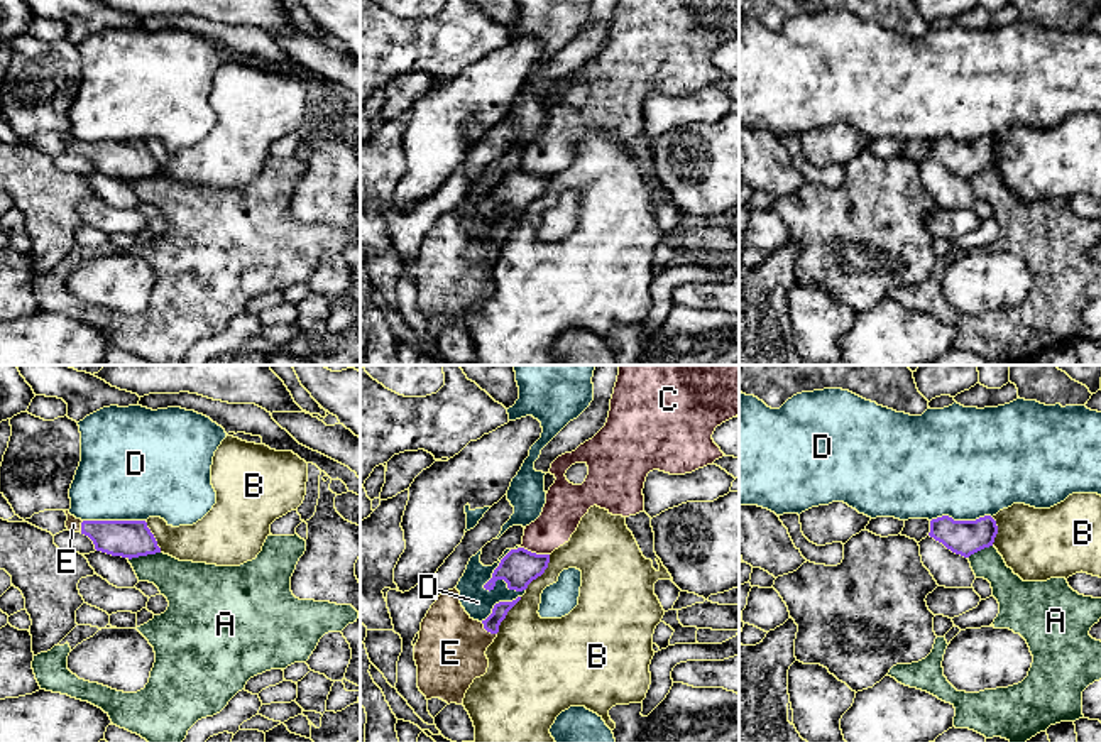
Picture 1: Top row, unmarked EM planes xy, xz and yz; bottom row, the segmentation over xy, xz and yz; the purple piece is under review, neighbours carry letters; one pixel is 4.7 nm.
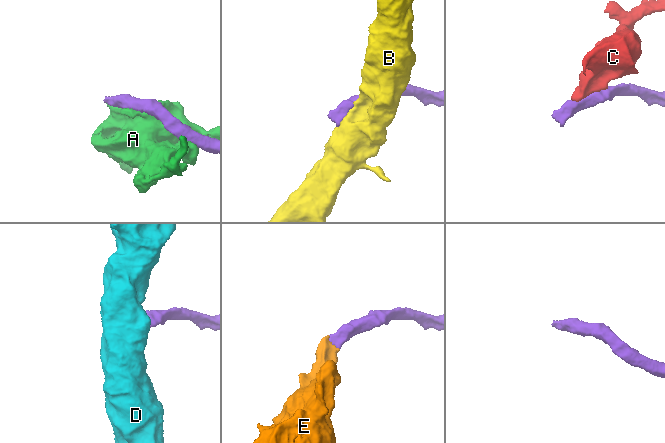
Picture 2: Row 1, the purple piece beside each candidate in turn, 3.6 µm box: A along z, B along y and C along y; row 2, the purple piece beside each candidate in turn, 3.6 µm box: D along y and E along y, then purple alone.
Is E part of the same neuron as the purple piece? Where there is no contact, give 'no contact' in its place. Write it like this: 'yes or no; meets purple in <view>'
yes; meets purple in xz

